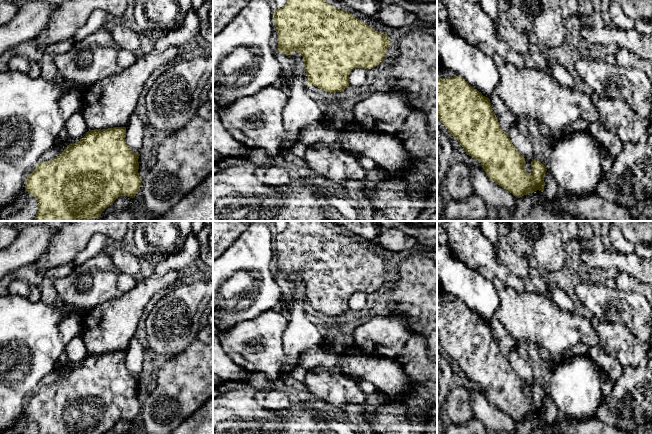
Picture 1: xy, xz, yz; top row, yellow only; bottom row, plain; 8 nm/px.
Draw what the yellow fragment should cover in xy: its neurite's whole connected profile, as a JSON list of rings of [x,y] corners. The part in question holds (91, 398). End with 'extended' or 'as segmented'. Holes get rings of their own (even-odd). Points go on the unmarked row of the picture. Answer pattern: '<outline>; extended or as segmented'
[[[126,351],[89,354],[79,366],[70,367],[59,380],[36,389],[34,395],[28,399],[26,403],[25,414],[36,422],[38,426],[37,434],[105,434],[107,431],[111,430],[120,420],[127,420],[130,422],[135,421],[135,419],[140,415],[141,411],[141,402],[138,397],[138,383],[140,378],[135,377],[129,372],[125,361]]]; as segmented

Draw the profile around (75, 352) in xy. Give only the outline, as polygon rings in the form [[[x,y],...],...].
[[[76,336],[66,345],[64,362],[69,367],[79,366],[89,355],[82,337]]]

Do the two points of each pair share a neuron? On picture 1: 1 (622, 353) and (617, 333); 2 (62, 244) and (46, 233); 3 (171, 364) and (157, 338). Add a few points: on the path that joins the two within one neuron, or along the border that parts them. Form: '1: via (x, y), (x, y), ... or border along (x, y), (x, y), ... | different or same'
1: via (622, 348), (622, 344), (617, 338) | same
2: border along (55, 233), (39, 257) | different
3: border along (188, 345), (182, 351), (165, 356), (162, 359) | different

